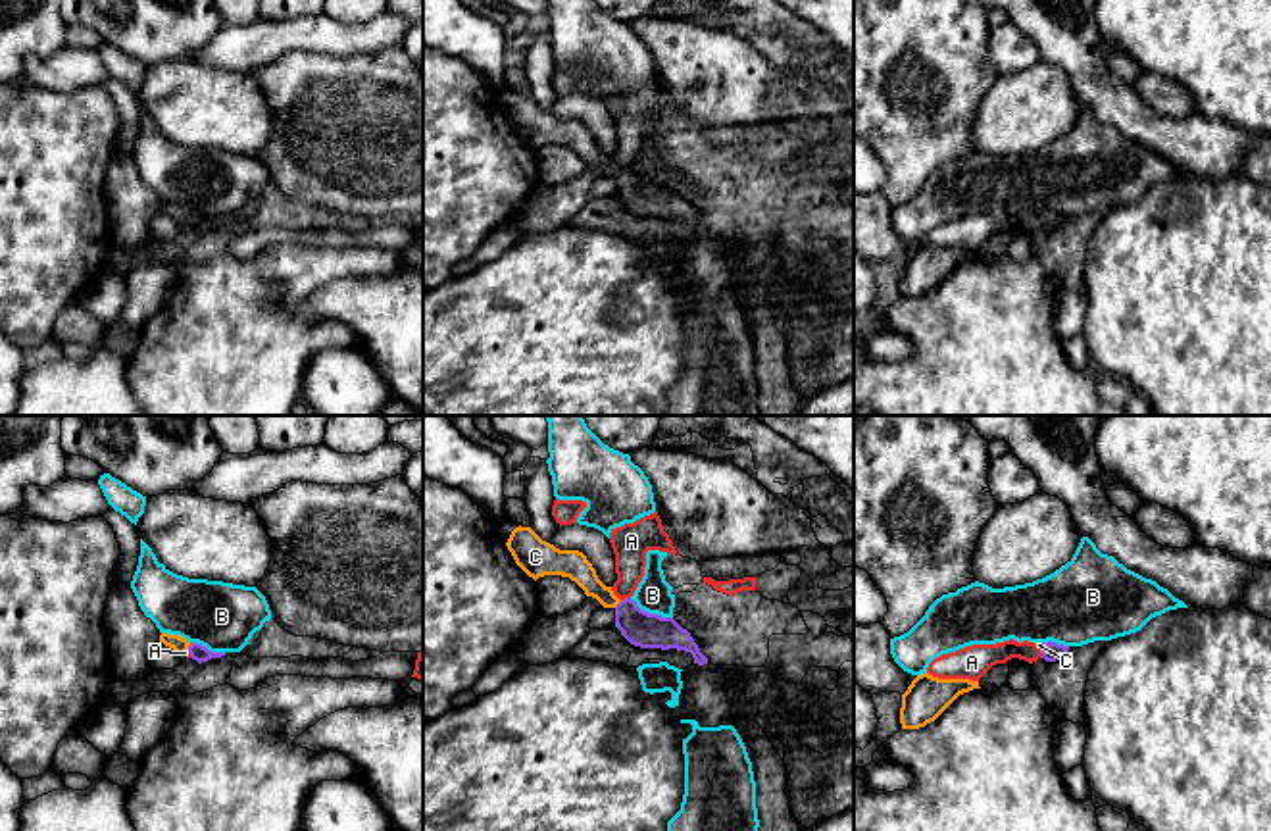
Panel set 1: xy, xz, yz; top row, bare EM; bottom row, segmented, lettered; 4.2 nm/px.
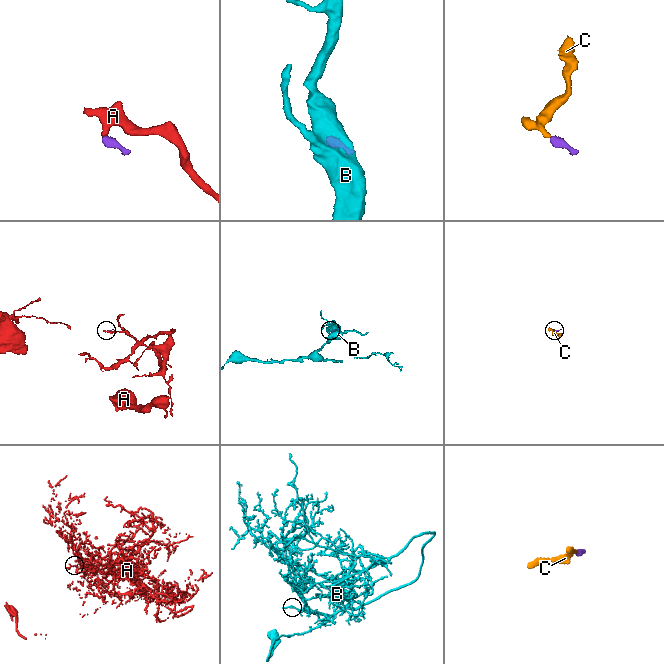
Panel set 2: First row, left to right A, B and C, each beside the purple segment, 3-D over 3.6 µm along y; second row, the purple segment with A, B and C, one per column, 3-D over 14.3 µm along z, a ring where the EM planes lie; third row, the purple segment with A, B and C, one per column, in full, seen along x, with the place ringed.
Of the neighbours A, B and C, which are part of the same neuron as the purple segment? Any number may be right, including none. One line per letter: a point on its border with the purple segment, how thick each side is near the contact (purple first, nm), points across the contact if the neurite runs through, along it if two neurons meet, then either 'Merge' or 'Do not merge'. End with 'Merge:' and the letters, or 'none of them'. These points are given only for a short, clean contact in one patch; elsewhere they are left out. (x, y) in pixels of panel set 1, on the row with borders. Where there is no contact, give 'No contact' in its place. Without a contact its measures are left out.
A: Touches purple at xz (625, 599). Thickness 150 nm (purple) against 160 nm. Boundary: xz (629, 597), (622, 601). Do not merge
B: Touches purple at xz (650, 614). Thickness 150 nm (purple) against 150 nm. Do not merge
C: Touches purple at xy (189, 647). Thickness 70 nm (purple) against 70 nm. Path across: xy (199, 653), (189, 647), (179, 645). Merge
Merge: C

